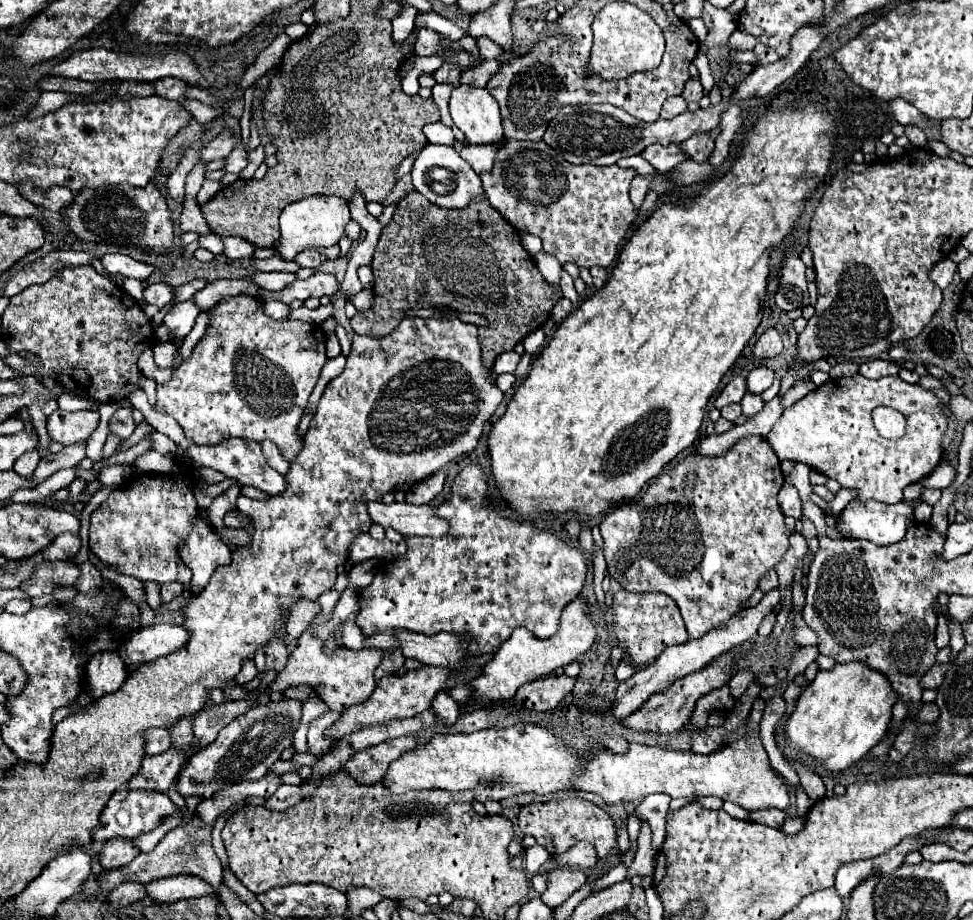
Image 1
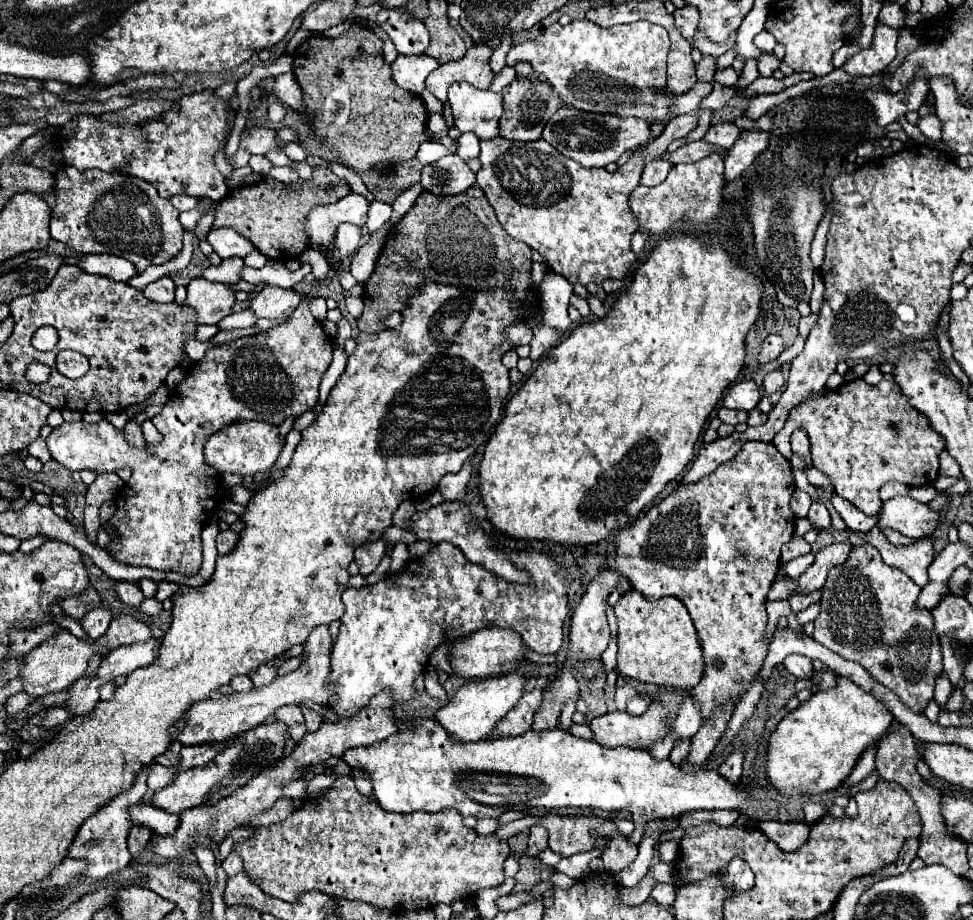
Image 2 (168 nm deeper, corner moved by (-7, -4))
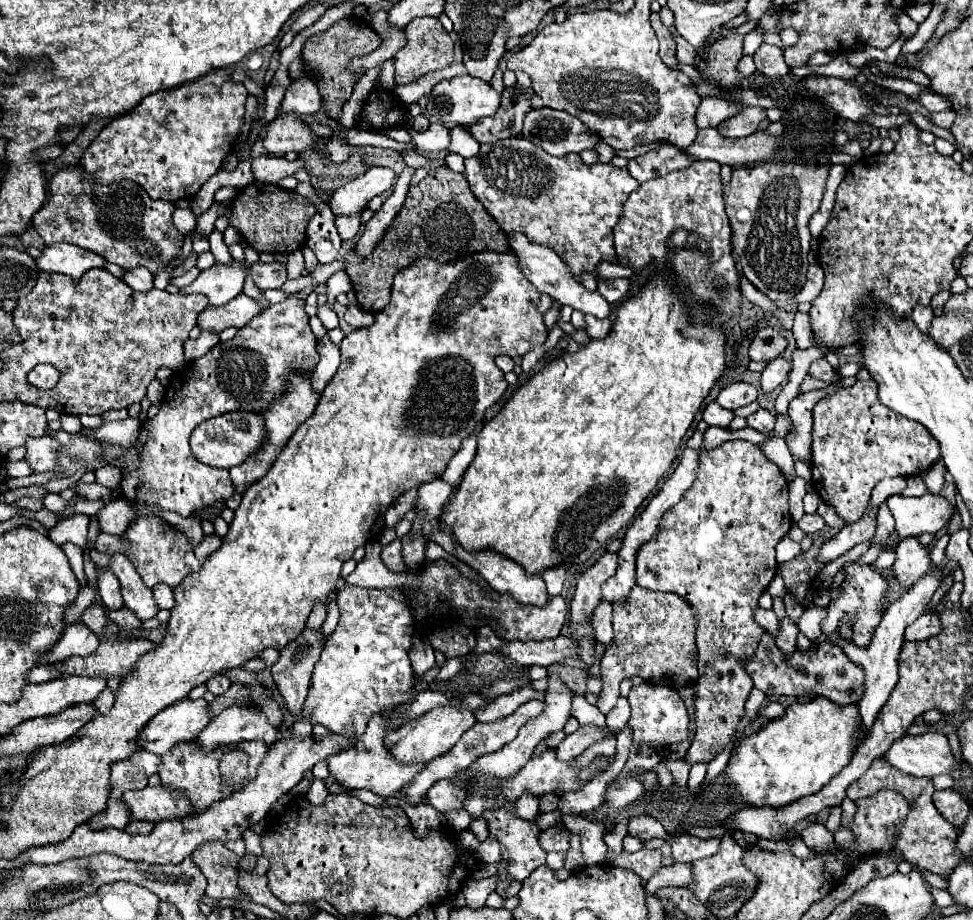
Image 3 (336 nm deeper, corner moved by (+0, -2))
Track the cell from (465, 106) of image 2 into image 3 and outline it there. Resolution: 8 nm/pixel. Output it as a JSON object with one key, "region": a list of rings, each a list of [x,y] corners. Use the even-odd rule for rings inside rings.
{"region":[[[468,74],[438,82],[426,98],[428,98],[426,110],[432,120],[442,122],[442,124],[460,124],[460,126],[474,124],[474,120],[480,120],[484,116],[492,116],[500,104],[500,94],[496,90],[492,90],[492,86],[488,82],[472,78]]]}

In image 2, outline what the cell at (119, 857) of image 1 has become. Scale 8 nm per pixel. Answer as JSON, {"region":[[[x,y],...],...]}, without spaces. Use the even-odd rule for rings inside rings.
{"region":[[[133,826],[133,828],[129,830],[127,846],[129,846],[129,852],[131,852],[131,862],[135,862],[135,860],[139,858],[139,854],[147,848],[147,844],[149,844],[151,836],[153,836],[153,832],[145,830],[143,826],[139,826],[139,828],[137,828],[137,826]]]}

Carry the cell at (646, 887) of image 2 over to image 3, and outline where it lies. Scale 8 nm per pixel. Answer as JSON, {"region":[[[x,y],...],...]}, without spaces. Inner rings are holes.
{"region":[[[678,862],[678,864],[672,864],[672,866],[660,868],[660,870],[654,874],[654,878],[650,878],[650,880],[646,882],[646,892],[648,892],[648,894],[654,894],[658,888],[664,888],[664,886],[686,888],[692,880],[694,880],[694,876],[692,876],[692,866],[690,866],[690,864],[684,864],[684,862]]]}

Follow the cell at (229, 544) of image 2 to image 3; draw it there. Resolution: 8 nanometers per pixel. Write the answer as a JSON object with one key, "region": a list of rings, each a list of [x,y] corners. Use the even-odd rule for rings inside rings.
{"region":[[[212,534],[212,536],[204,536],[204,540],[202,540],[200,544],[194,546],[194,554],[198,556],[200,562],[206,562],[206,558],[208,558],[220,544],[222,544],[222,540],[220,540],[216,534]]]}

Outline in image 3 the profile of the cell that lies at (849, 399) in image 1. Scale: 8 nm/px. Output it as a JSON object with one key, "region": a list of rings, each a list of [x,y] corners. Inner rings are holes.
{"region":[[[858,380],[854,386],[838,388],[834,394],[824,396],[814,408],[814,430],[812,430],[812,486],[818,496],[834,506],[836,514],[846,522],[856,522],[866,510],[866,500],[872,488],[886,476],[918,476],[926,472],[940,458],[938,442],[922,424],[898,416],[878,400],[878,384],[874,380]]]}

